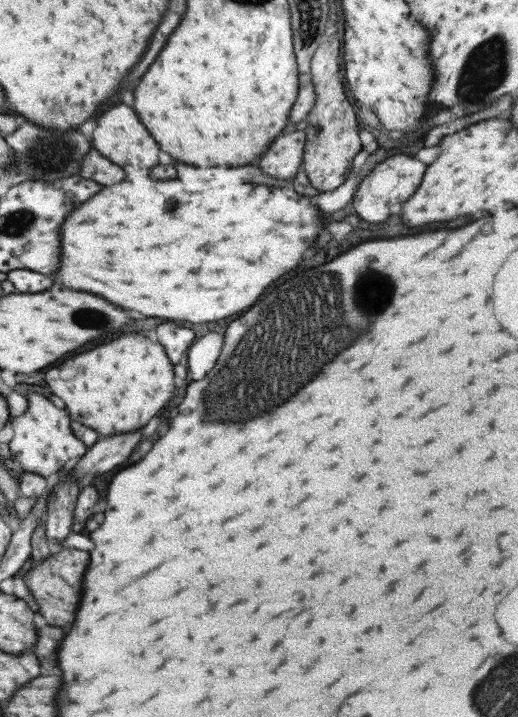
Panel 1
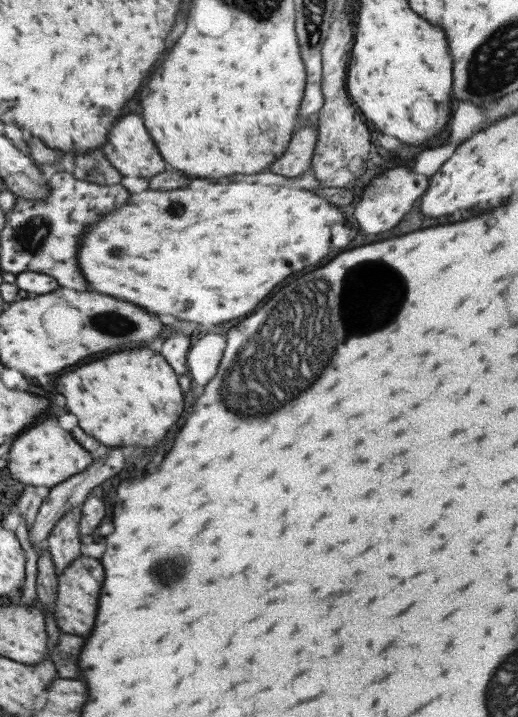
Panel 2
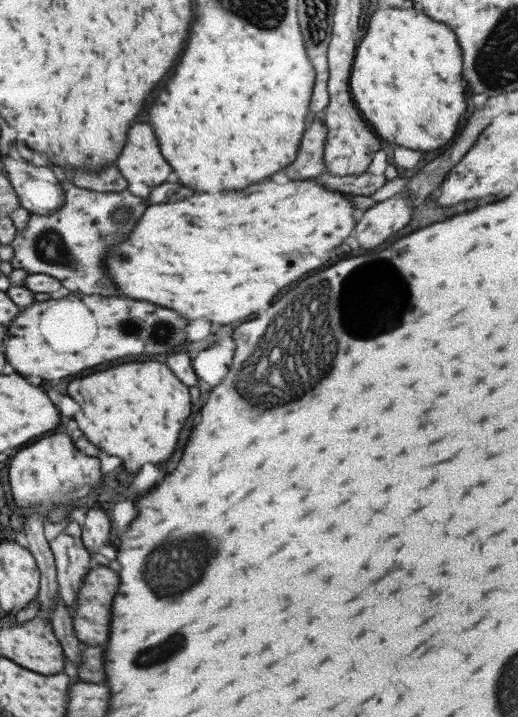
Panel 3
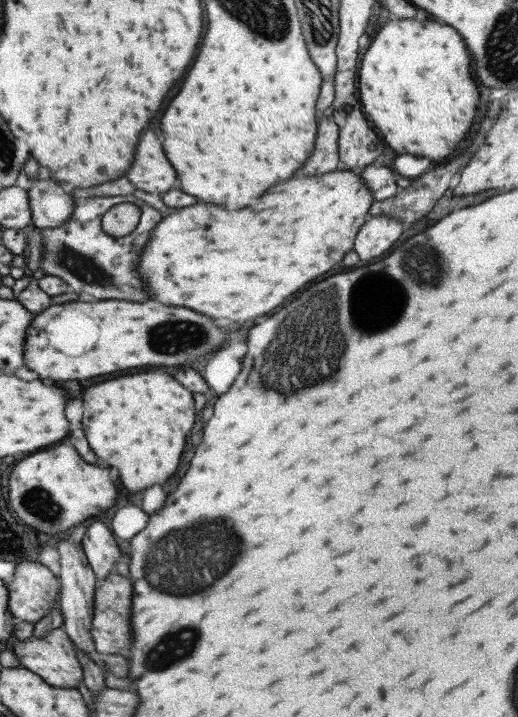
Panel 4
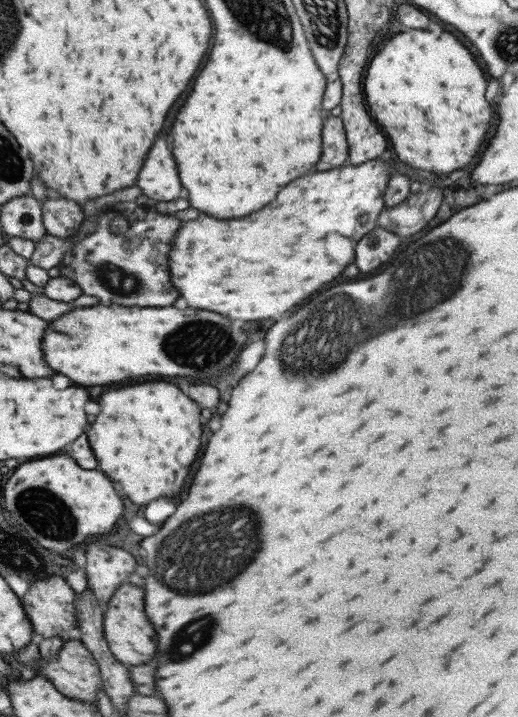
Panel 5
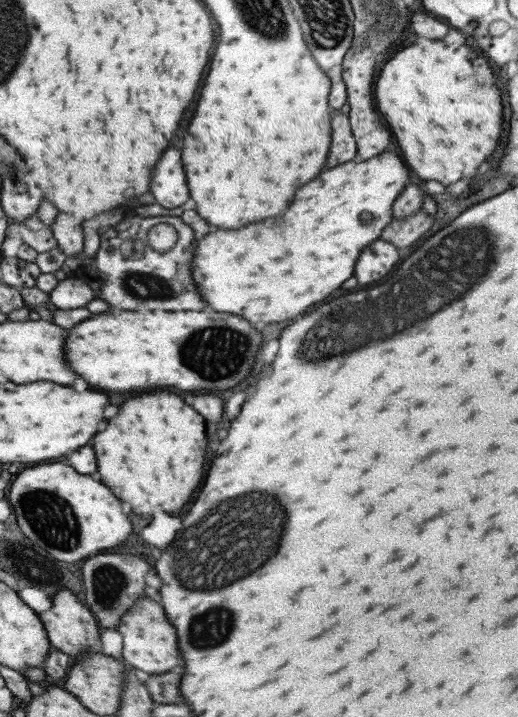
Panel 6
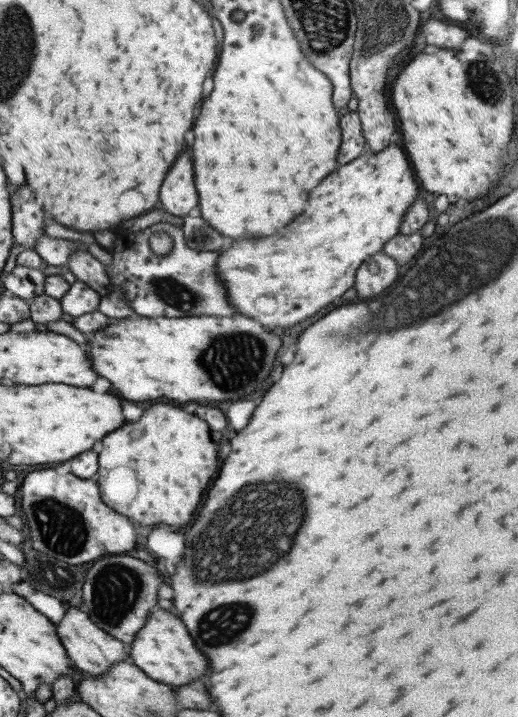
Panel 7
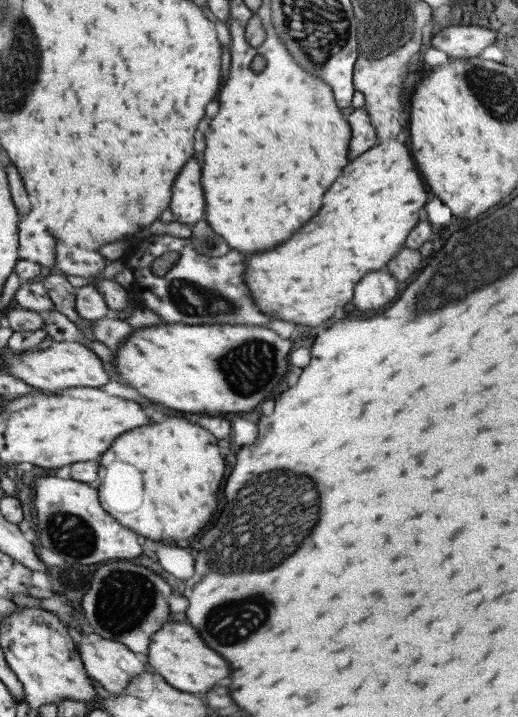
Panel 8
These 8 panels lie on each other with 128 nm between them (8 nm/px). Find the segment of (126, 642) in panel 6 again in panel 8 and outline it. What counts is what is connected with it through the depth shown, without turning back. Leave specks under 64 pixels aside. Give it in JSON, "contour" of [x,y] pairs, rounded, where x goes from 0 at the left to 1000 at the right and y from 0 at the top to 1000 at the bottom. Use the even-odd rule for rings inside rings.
{"contour":[[[334,863],[320,868],[317,873],[309,873],[309,877],[290,887],[282,923],[324,954],[338,957],[344,962],[384,971],[409,962],[429,948],[444,946],[444,937],[448,937],[440,923],[425,912],[405,907],[386,890],[386,884],[363,868],[338,868]]]}

